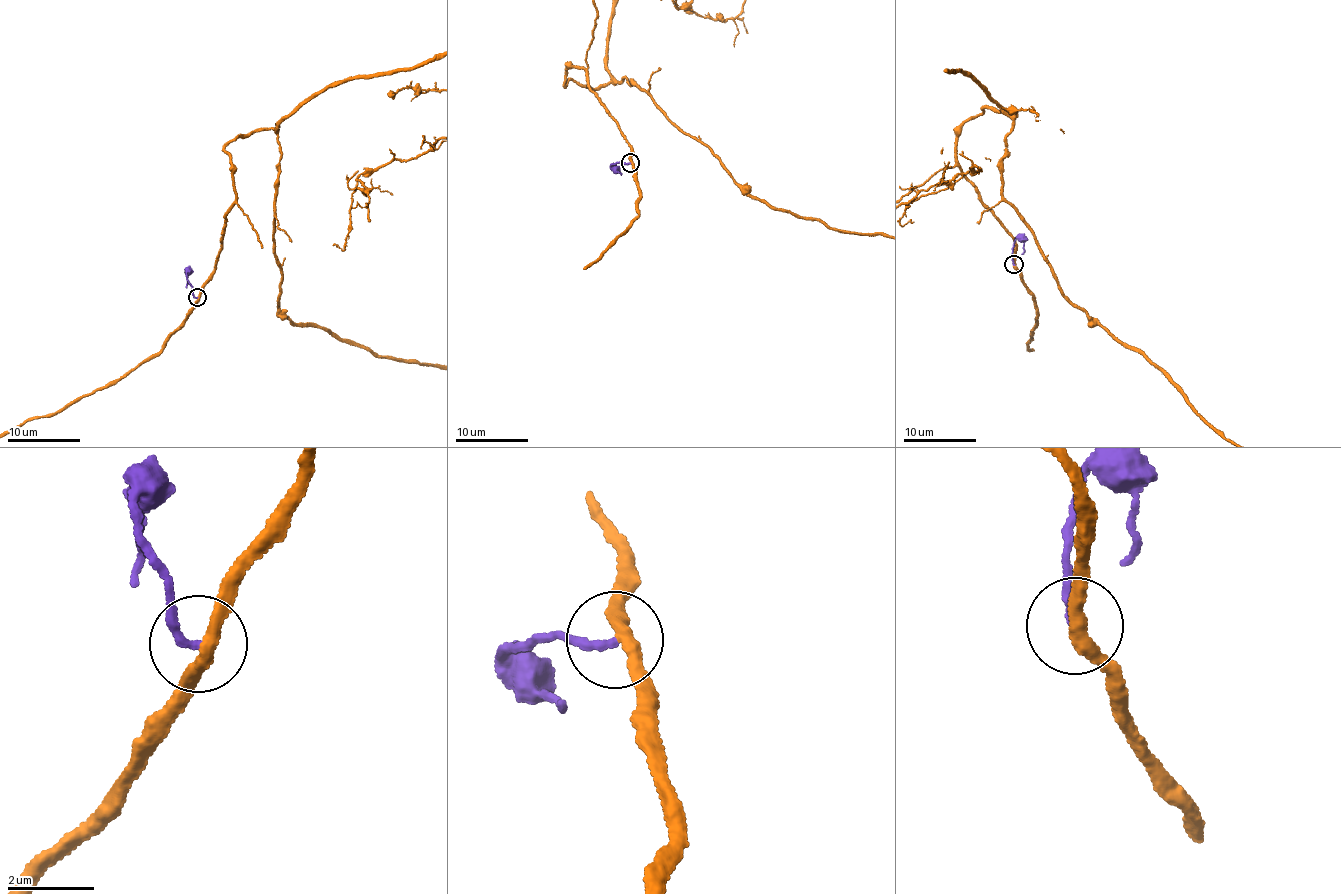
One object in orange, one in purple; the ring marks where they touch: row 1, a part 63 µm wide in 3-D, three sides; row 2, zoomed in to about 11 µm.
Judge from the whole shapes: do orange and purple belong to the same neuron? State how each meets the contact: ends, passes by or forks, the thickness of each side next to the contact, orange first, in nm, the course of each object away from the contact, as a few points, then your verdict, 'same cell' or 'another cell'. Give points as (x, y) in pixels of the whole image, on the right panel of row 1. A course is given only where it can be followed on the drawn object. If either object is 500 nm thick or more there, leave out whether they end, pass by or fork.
orange passes by; purple ends; calibres 320 and 200 nm; course purple (1013, 264), (1016, 240), (1023, 244), (1022, 254); another cell

